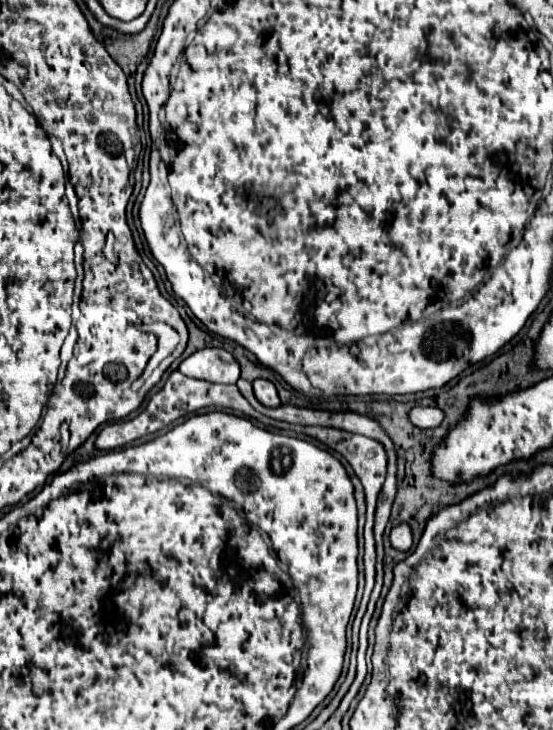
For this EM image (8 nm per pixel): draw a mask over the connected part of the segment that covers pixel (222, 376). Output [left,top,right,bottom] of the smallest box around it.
[178,348,240,384]

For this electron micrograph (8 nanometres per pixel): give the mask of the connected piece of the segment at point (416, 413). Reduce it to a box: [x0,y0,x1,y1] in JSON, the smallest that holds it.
[410,408,442,428]

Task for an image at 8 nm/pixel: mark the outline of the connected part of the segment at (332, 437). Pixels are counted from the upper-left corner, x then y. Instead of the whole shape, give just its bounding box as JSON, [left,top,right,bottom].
[312,426,386,600]

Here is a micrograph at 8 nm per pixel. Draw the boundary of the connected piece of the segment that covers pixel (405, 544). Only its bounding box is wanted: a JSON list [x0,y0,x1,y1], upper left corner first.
[390,524,412,552]

